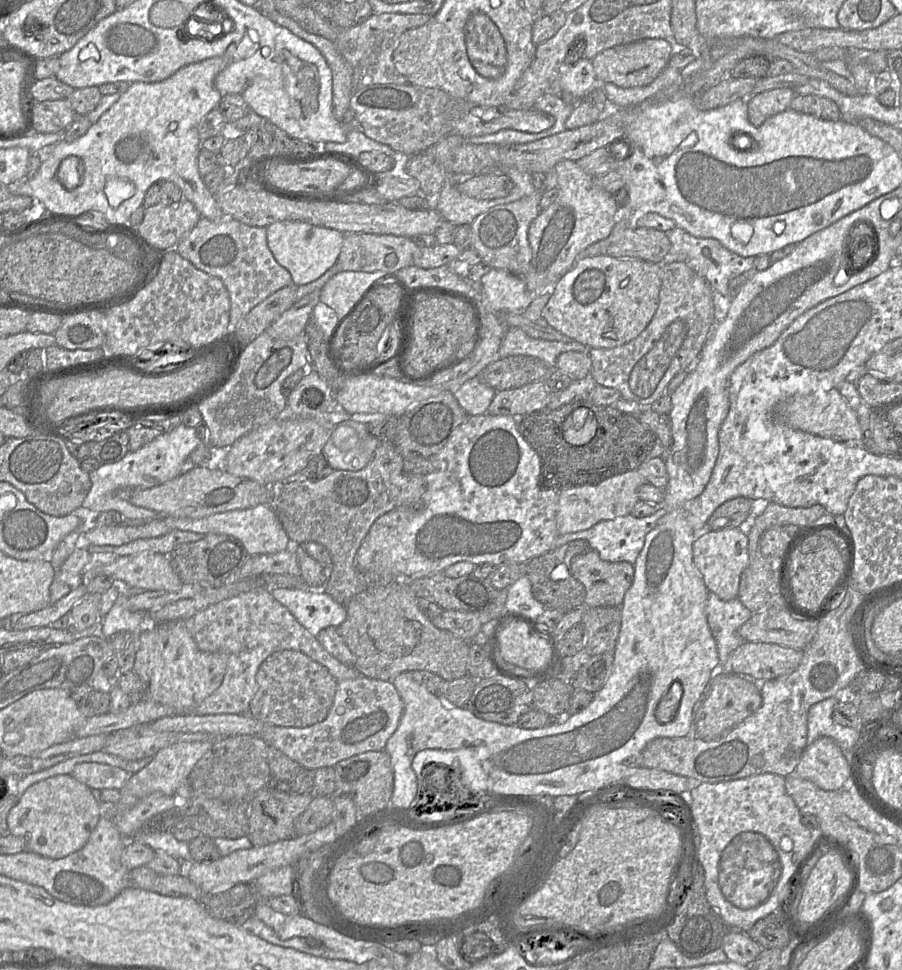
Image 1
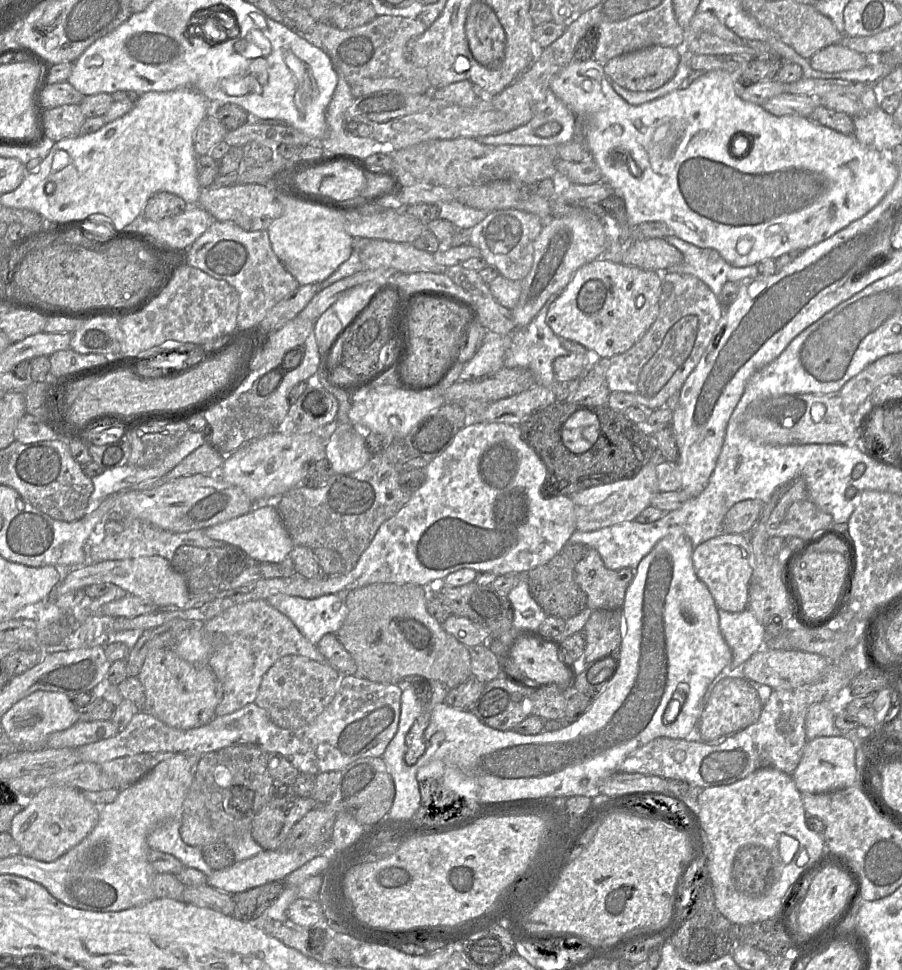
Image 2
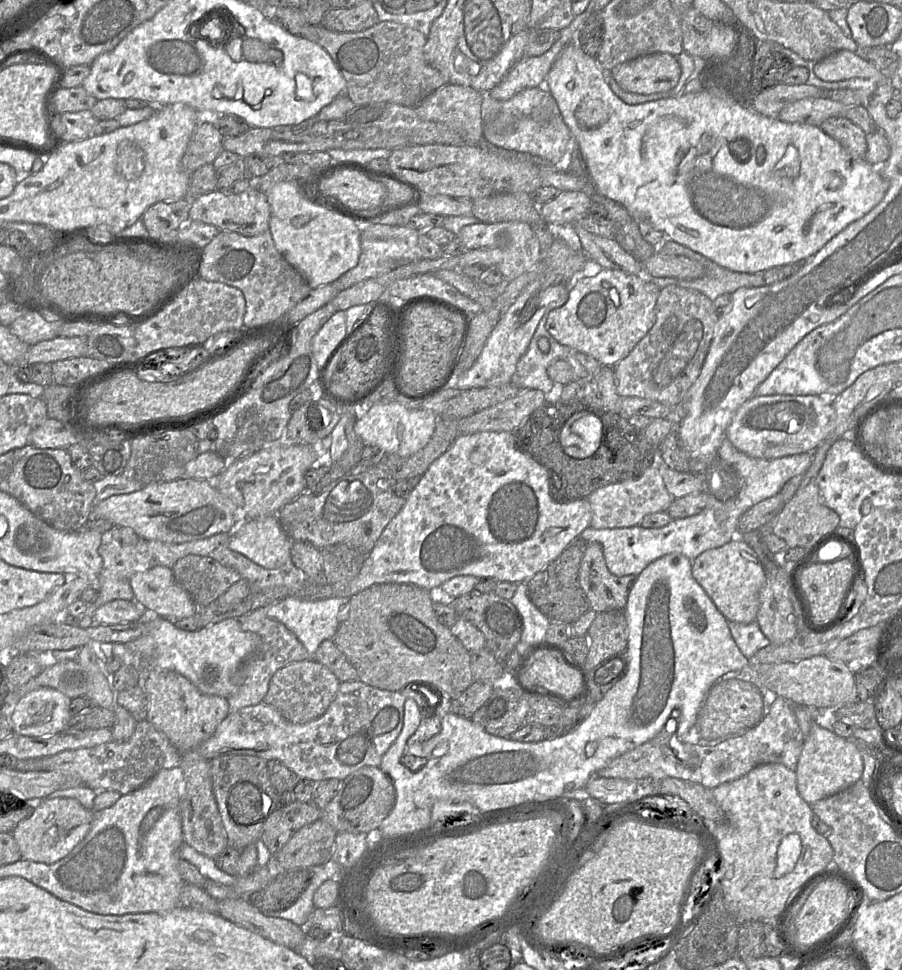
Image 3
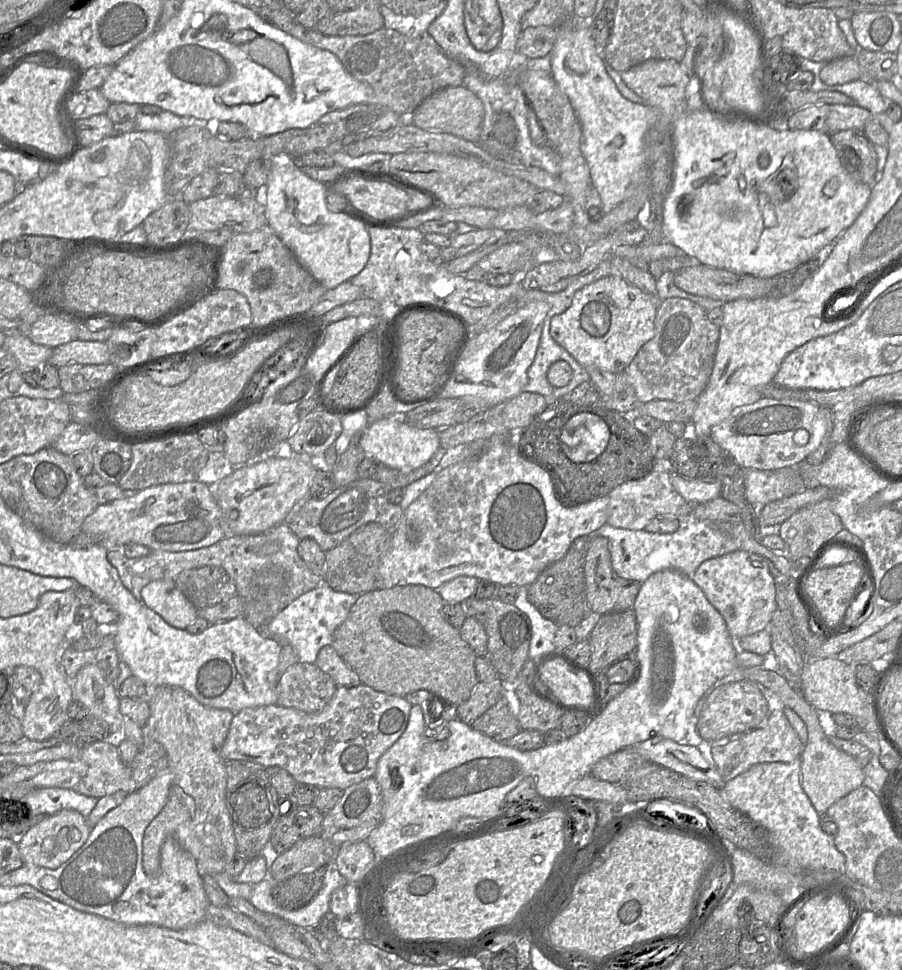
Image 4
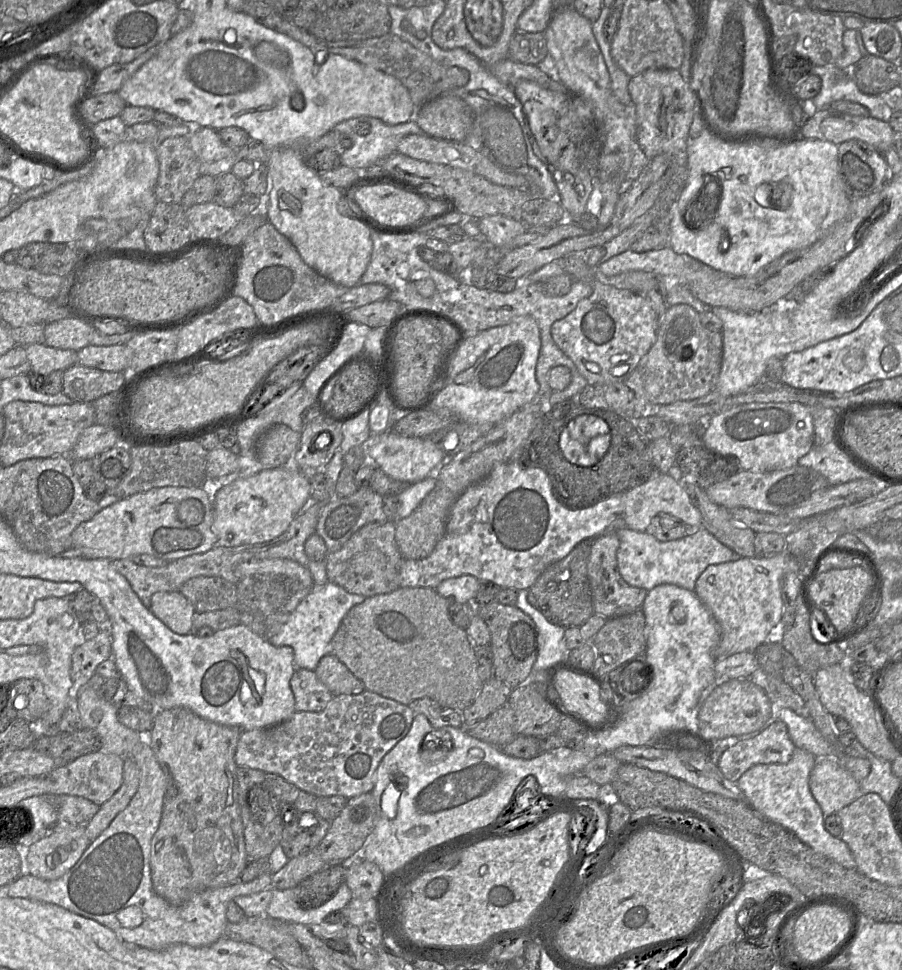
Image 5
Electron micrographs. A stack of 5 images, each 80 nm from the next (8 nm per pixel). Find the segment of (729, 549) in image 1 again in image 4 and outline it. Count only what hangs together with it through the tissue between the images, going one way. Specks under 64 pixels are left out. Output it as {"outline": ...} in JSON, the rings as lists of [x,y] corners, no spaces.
{"outline":[[[744,550],[704,561],[692,580],[723,616],[734,640],[764,630],[777,608],[775,582],[766,559]]]}

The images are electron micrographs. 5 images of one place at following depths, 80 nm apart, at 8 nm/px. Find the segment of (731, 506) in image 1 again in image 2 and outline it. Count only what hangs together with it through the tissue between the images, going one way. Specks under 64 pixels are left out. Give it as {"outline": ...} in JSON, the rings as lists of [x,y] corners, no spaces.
{"outline":[[[748,499],[737,502],[723,519],[724,533],[749,534],[764,508],[762,500]]]}

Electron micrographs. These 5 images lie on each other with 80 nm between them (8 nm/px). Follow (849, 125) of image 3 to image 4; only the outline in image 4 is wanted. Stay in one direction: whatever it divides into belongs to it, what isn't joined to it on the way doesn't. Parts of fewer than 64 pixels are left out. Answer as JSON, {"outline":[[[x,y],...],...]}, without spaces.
{"outline":[[[843,130],[830,136],[844,170],[856,181],[872,186],[877,181],[874,144],[862,131]]]}

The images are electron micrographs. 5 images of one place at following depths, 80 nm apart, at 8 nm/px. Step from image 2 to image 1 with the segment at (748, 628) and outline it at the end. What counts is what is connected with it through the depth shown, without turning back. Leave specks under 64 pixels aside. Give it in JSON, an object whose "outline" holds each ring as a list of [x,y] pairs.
{"outline":[[[710,592],[709,595],[708,595],[708,600],[707,600],[706,615],[707,615],[707,622],[708,622],[709,628],[710,628],[710,630],[711,630],[711,633],[712,633],[712,635],[713,635],[713,637],[714,637],[714,639],[715,639],[716,645],[717,645],[718,657],[719,657],[719,661],[720,661],[719,665],[712,671],[711,677],[712,677],[712,681],[713,681],[713,680],[717,677],[717,674],[734,674],[734,673],[723,673],[723,672],[724,672],[724,671],[723,671],[723,665],[725,664],[725,662],[727,662],[727,660],[729,659],[729,657],[731,656],[731,654],[734,652],[734,650],[735,650],[736,648],[738,648],[738,647],[744,642],[744,640],[739,636],[738,630],[739,630],[739,628],[740,628],[745,622],[747,622],[747,621],[752,617],[753,613],[752,613],[749,609],[747,609],[747,608],[741,603],[741,601],[740,601],[739,599],[737,599],[737,598],[732,599],[732,600],[728,600],[728,601],[725,601],[725,600],[720,599],[716,594]]]}

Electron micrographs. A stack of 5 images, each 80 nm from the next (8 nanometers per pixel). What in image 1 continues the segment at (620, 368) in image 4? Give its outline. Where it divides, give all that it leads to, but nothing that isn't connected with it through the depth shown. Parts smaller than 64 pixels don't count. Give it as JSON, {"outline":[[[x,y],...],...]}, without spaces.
{"outline":[[[609,255],[579,258],[575,266],[555,284],[542,315],[552,328],[588,349],[615,348],[634,340],[648,326],[659,305],[661,284],[661,264]]]}

